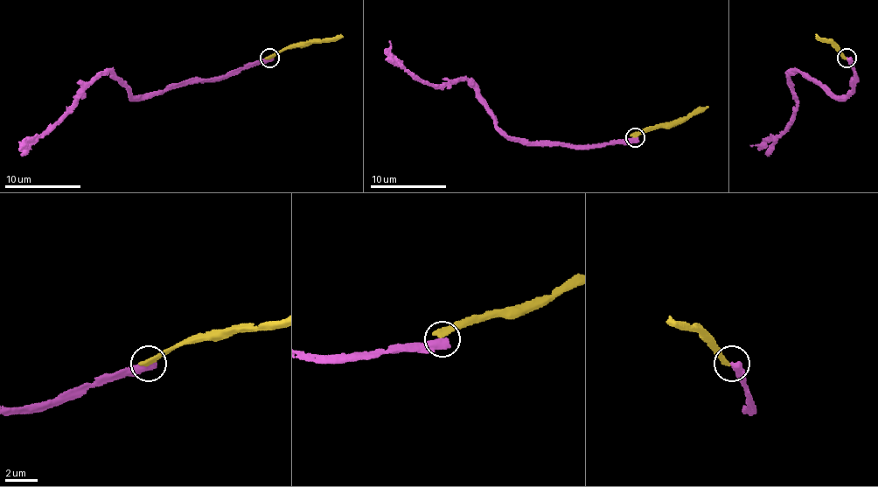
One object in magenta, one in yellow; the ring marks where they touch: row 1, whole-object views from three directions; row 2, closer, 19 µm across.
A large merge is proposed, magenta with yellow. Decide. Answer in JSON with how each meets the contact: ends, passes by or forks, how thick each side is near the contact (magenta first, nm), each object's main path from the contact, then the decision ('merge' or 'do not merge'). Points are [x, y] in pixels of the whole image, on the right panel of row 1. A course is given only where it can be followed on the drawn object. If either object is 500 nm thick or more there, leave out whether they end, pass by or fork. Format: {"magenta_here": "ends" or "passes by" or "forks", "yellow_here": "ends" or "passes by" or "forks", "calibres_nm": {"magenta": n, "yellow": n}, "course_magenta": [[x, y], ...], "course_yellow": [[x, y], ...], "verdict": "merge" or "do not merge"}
{"calibres_nm": {"magenta": 600, "yellow": 360}, "course_magenta": [[846, 59], [853, 75], [848, 93], [825, 93], [795, 72], [790, 77], [793, 119], [764, 143], [749, 146]], "course_yellow": [[846, 59], [831, 43], [816, 36]], "verdict": "do not merge"}

